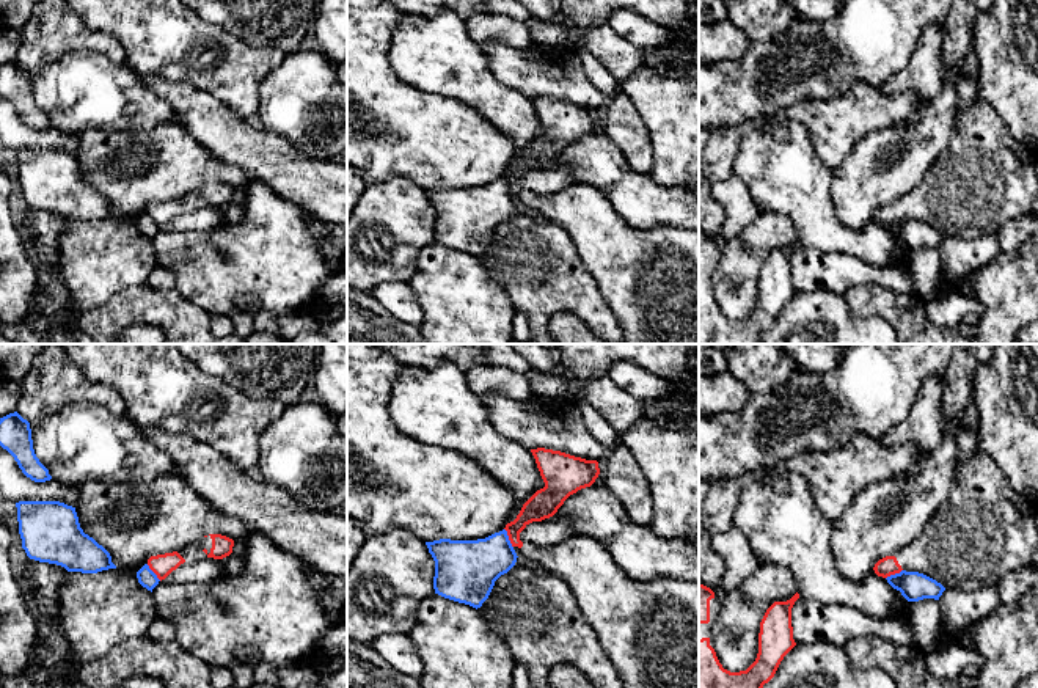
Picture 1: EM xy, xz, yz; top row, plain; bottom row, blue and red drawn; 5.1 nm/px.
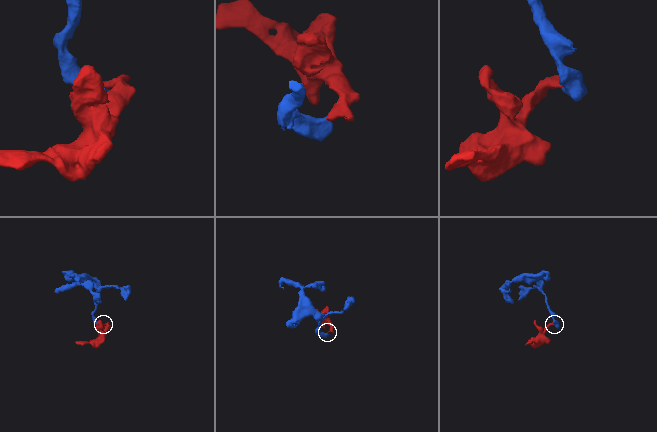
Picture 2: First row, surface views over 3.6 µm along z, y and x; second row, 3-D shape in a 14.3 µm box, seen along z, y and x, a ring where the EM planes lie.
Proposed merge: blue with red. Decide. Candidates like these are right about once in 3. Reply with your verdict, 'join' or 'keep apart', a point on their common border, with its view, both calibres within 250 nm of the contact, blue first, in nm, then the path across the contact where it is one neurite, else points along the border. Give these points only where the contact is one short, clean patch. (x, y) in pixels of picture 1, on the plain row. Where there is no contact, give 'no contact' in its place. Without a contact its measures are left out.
keep apart; contact xz (508, 186); calibres 280 and 150 nm; border xz (504, 176), (512, 195)

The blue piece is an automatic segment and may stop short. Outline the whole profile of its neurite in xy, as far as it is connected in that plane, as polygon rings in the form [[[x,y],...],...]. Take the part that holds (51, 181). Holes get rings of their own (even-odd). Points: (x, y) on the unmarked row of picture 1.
[[[19,149],[16,156],[22,196],[30,207],[82,221],[116,217],[110,201],[83,181],[75,156],[60,149]]]

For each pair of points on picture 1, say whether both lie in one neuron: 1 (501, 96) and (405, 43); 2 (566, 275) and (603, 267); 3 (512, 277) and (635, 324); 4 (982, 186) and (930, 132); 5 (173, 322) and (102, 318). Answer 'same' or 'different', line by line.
1: same
2: different
3: different
4: different
5: same

